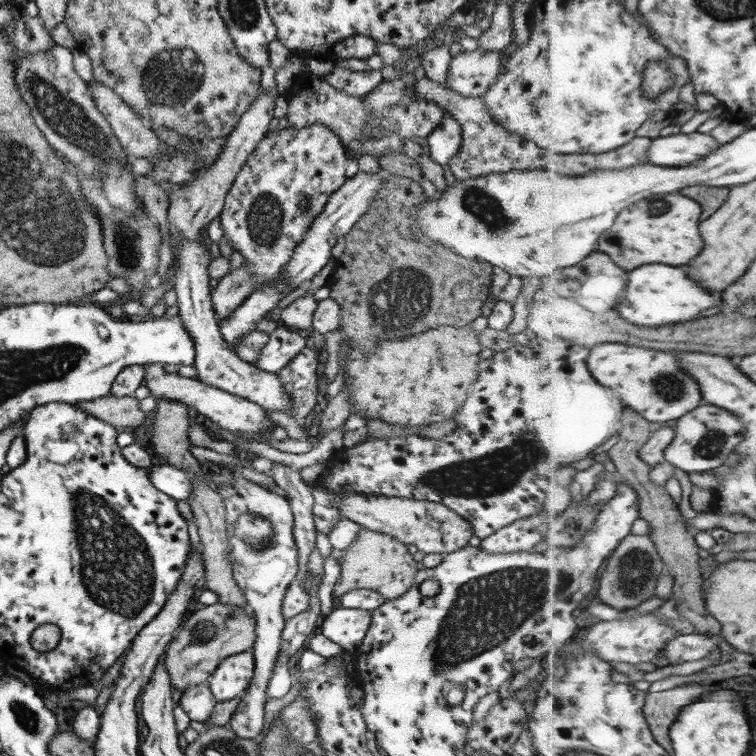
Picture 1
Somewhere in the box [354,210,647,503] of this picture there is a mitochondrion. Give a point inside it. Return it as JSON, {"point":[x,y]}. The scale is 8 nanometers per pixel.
{"point":[399,303]}

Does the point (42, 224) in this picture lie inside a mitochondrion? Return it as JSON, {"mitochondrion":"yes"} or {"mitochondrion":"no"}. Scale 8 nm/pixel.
{"mitochondrion":"yes"}

